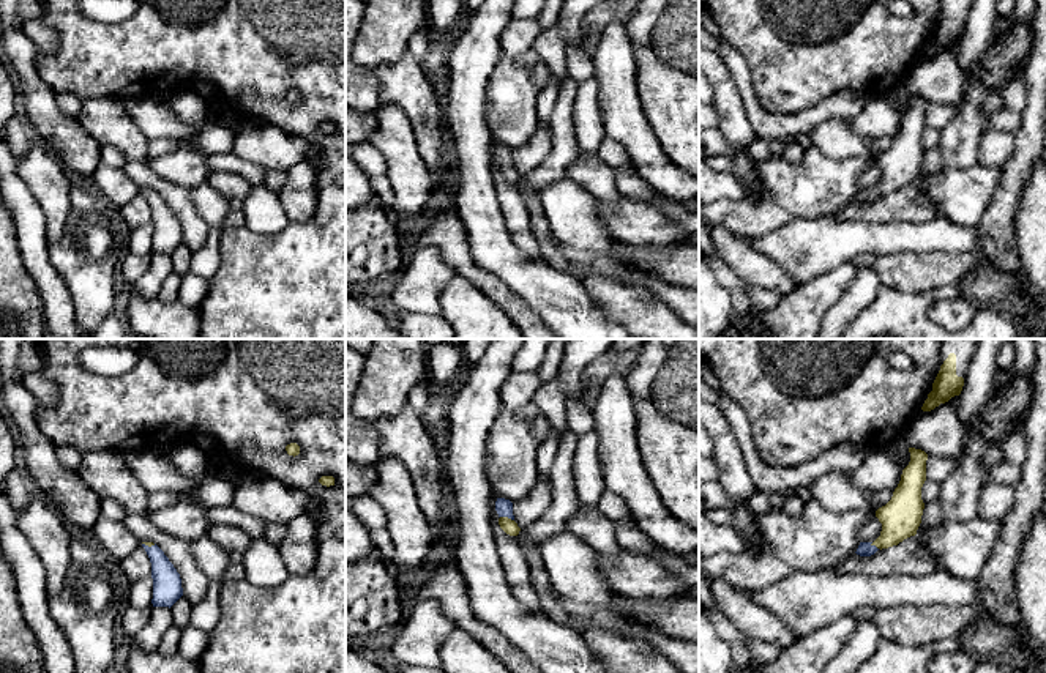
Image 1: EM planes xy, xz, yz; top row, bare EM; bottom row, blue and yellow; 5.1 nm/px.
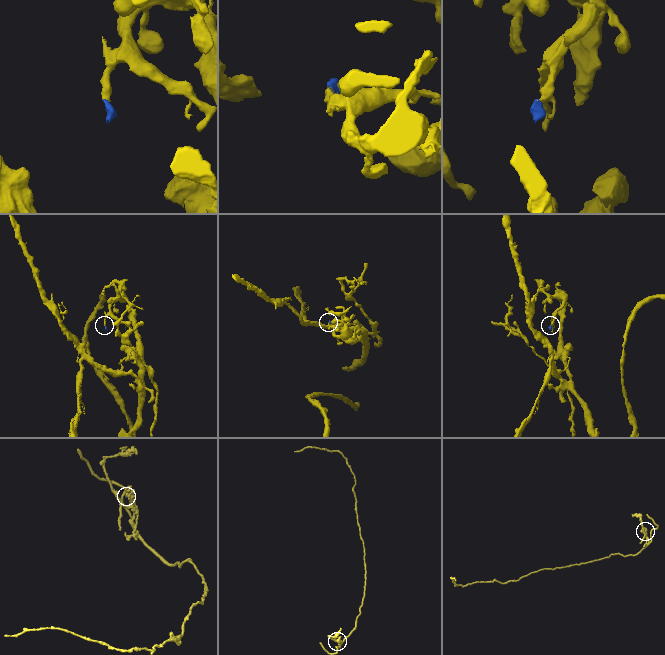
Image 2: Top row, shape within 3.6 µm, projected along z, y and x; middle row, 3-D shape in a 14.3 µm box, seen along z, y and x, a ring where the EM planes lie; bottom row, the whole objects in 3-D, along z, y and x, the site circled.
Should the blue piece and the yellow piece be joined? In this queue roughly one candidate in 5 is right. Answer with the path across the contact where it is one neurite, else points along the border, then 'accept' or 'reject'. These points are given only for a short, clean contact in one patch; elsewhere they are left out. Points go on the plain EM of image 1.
runs through xz (504, 155), (507, 163), (510, 174); accept

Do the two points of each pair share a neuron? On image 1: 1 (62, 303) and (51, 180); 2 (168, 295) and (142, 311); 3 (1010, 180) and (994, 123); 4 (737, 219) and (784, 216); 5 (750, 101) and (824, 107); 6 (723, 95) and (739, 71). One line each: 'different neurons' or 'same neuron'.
1: different neurons
2: different neurons
3: different neurons
4: same neuron
5: same neuron
6: different neurons

